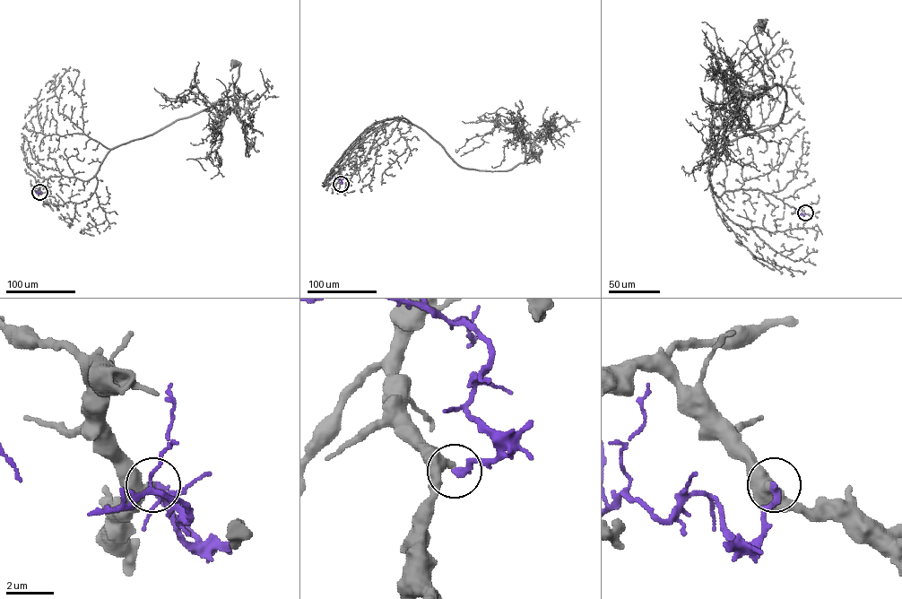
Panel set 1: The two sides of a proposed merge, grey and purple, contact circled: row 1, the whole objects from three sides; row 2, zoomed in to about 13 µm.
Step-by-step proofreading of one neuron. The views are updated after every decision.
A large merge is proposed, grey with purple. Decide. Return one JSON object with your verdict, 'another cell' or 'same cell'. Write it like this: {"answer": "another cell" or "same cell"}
{"answer": "another cell"}

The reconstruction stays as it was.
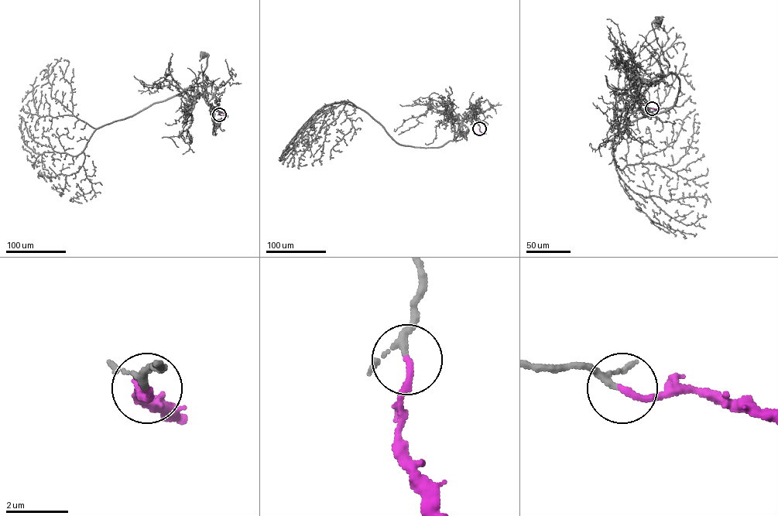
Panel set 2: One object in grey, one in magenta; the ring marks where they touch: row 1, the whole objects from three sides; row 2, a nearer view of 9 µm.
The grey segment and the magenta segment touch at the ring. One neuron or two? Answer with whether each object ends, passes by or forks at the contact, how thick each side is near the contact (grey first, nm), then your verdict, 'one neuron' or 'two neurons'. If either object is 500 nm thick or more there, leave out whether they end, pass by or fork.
grey passes by; magenta ends; calibres 170 and 200 nm; one neuron

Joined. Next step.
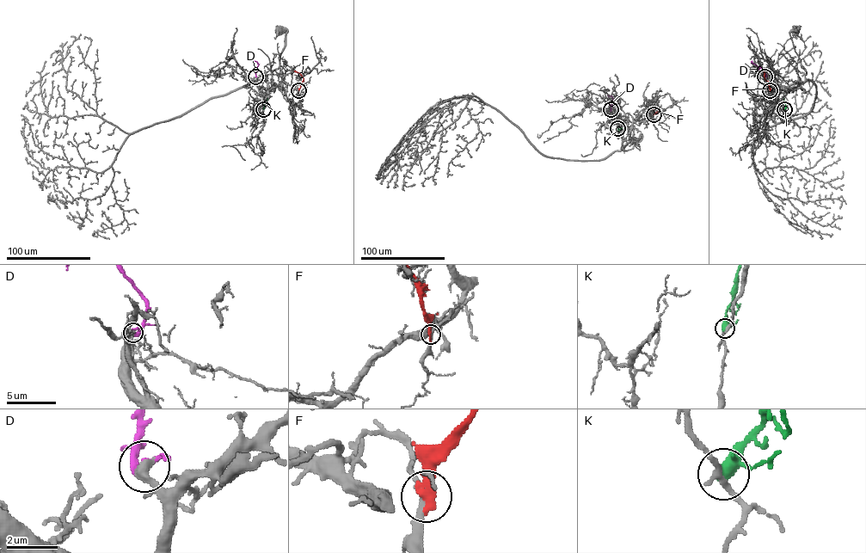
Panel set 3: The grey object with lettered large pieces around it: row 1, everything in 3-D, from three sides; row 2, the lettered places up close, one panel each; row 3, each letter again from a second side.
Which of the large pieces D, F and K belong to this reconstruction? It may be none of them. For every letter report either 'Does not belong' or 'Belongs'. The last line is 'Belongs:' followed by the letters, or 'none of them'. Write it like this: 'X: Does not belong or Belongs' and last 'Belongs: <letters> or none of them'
D: Belongs
F: Does not belong
K: Does not belong
Belongs: D

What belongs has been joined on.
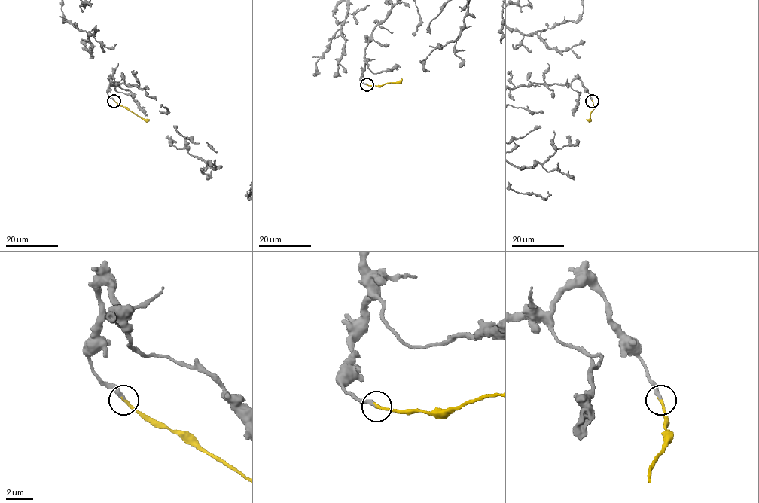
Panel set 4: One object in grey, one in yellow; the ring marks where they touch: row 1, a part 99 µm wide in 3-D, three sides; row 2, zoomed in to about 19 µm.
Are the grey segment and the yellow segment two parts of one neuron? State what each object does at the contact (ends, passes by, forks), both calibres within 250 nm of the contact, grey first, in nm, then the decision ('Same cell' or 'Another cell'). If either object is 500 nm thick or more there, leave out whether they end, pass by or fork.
At the ring grey ends. At the ring yellow ends. Thickness 320 nm (grey) against 190 nm. Same cell

